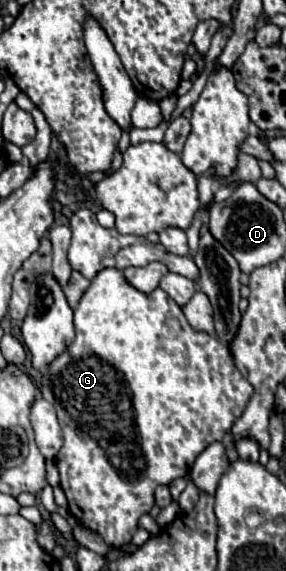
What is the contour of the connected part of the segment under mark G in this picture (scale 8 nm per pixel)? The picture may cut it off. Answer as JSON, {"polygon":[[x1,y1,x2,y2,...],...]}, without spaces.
{"polygon":[[105,268,91,280,91,286,87,288,79,306,75,308,75,332,77,332,75,340,67,346,67,350,47,366,47,370,41,378,39,390,43,394,43,398,55,406,57,418,59,418,59,424,63,430,65,442,57,454,57,468,59,468,59,476,61,476,61,488,69,500,69,512,73,516,77,516,85,528,89,528,91,532,97,532,107,544,121,546,121,544,131,542,131,538,137,530,139,516,147,514,155,506,155,500,153,500,155,488,159,484,169,484,175,478,183,478,191,470,195,458,211,442,221,440,225,436,225,432,229,432,233,428,233,422,237,422,237,418,241,418,245,406,249,404,249,398,253,396,253,386,237,370,229,348,225,344,221,344,215,336,211,336,207,332,193,330,189,326,185,314,177,306,177,302,173,302,161,288,153,290,151,294,143,294,137,288,133,288,127,282,127,278,123,276,123,272,117,268]]}

